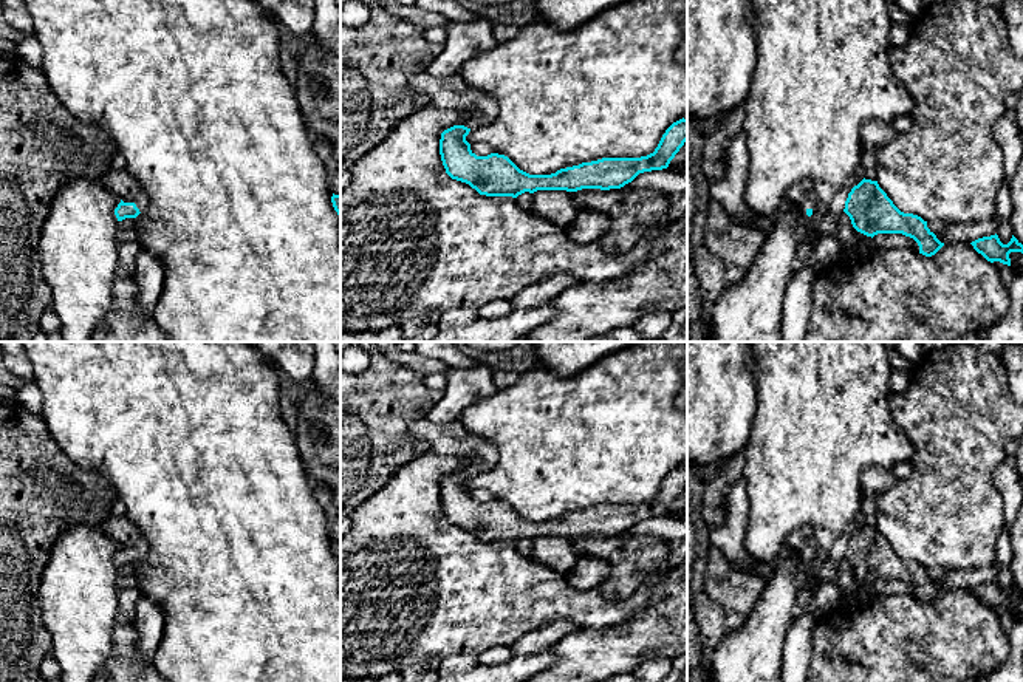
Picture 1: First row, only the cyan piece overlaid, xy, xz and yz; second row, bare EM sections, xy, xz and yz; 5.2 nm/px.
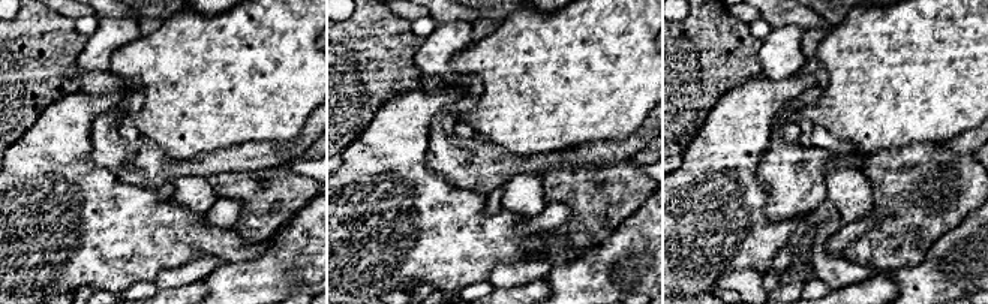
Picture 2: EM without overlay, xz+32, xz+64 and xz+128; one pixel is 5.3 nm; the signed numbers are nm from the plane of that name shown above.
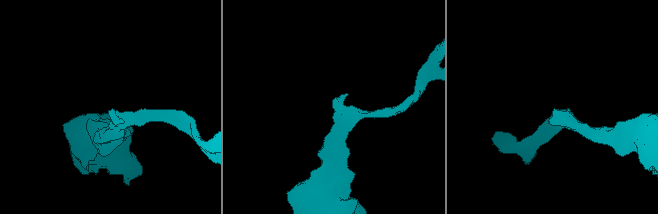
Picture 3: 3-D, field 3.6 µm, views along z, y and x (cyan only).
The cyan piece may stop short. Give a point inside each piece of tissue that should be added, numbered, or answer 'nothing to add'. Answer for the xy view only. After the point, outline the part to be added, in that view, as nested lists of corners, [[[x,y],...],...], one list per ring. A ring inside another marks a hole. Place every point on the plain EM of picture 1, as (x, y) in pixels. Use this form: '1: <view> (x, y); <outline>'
1: xy (118, 528); [[[107,513],[105,520],[99,524],[99,529],[105,537],[116,541],[124,549],[135,549],[141,560],[147,557],[150,551],[149,541],[125,513]]]

